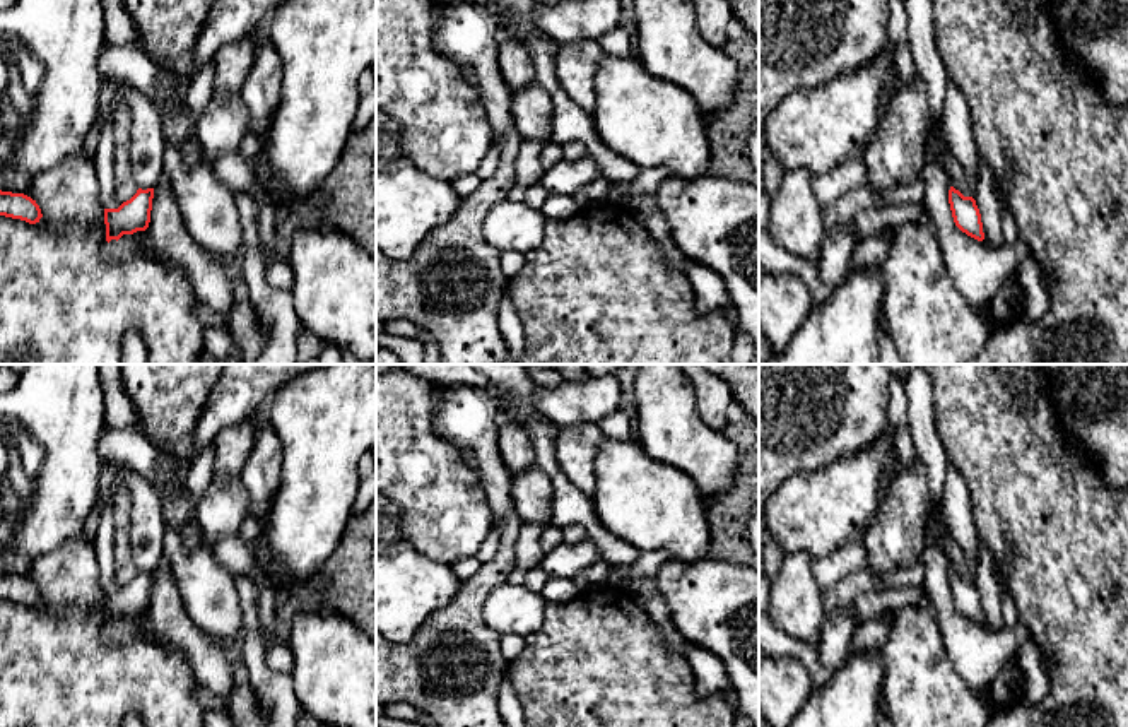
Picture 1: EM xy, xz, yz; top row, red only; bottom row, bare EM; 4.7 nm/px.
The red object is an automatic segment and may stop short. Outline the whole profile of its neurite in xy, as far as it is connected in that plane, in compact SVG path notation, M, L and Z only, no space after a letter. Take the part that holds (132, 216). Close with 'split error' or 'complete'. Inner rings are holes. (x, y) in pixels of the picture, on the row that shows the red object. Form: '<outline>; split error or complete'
M138 188L137 193L118 209L104 209L106 241L118 241L123 234L145 231L150 222L152 198L154 188Z; complete

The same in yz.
M950 186L949 204L955 226L967 236L983 241L983 222L981 214L972 197L964 197L959 190Z; complete

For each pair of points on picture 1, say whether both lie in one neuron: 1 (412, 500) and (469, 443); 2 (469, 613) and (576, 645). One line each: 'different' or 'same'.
1: different
2: different

